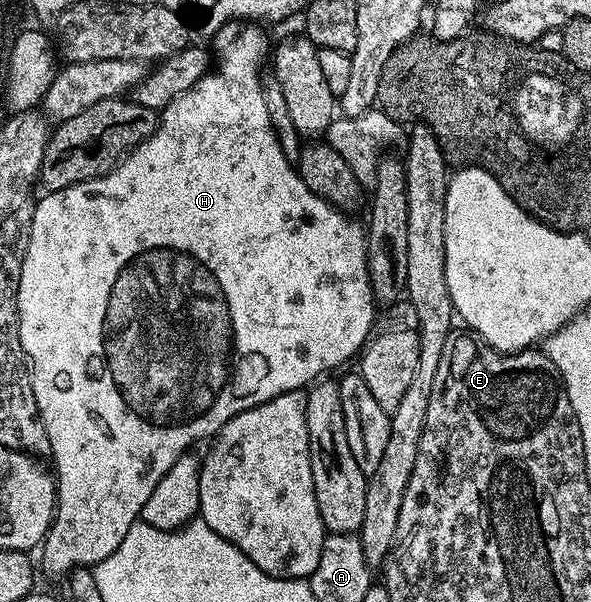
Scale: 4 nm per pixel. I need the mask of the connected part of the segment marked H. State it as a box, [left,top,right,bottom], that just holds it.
[19,21,377,578]

